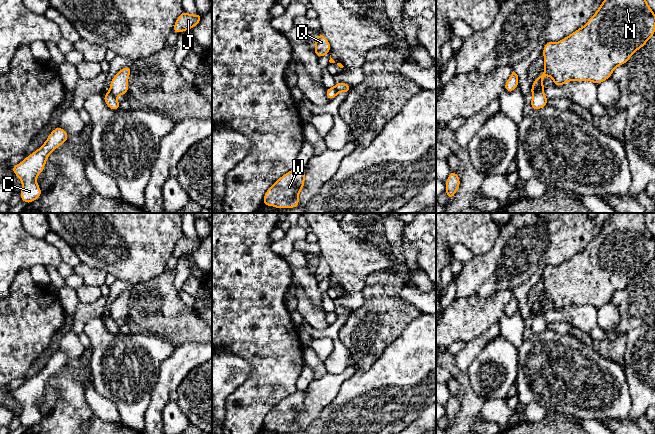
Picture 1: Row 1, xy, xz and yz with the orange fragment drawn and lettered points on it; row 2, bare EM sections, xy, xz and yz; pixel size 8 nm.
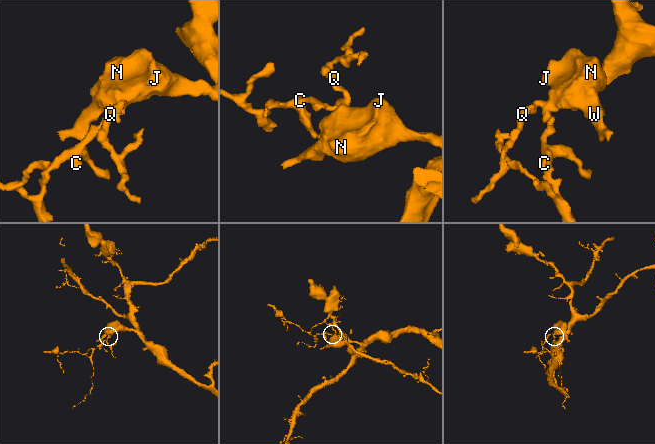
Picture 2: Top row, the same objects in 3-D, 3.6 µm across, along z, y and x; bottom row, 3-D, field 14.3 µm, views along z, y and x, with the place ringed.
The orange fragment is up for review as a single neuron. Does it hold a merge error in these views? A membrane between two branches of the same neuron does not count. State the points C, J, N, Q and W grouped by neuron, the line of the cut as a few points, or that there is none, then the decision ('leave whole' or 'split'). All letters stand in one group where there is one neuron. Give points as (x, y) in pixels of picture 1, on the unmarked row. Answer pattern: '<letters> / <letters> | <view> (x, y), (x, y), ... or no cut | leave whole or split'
C / J N Q W | yz (543, 310), (533, 318) | split

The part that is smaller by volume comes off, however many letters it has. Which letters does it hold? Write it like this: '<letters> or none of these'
C

